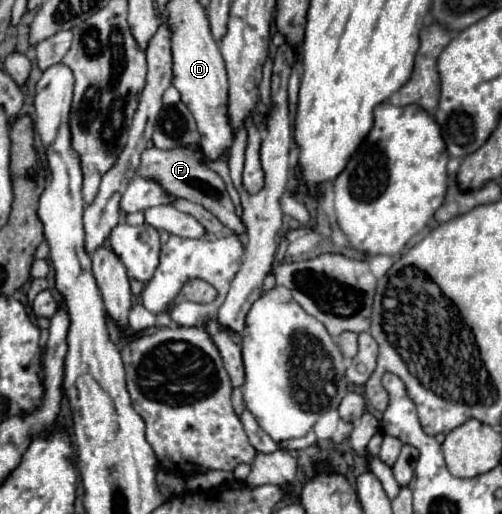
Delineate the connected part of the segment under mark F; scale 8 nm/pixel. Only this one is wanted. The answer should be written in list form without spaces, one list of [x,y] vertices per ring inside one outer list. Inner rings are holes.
[[[151,148],[151,150],[145,150],[143,156],[141,156],[139,174],[147,176],[147,178],[157,178],[157,182],[161,182],[161,186],[165,186],[165,190],[169,190],[177,198],[185,198],[185,200],[191,200],[195,204],[201,204],[211,214],[215,214],[229,230],[233,230],[237,234],[243,234],[245,226],[243,226],[241,218],[235,214],[235,206],[233,206],[233,202],[227,194],[227,188],[225,188],[223,180],[219,178],[219,174],[215,174],[205,164],[201,164],[201,160],[203,160],[203,152],[199,148],[197,150],[159,150],[159,148]]]

